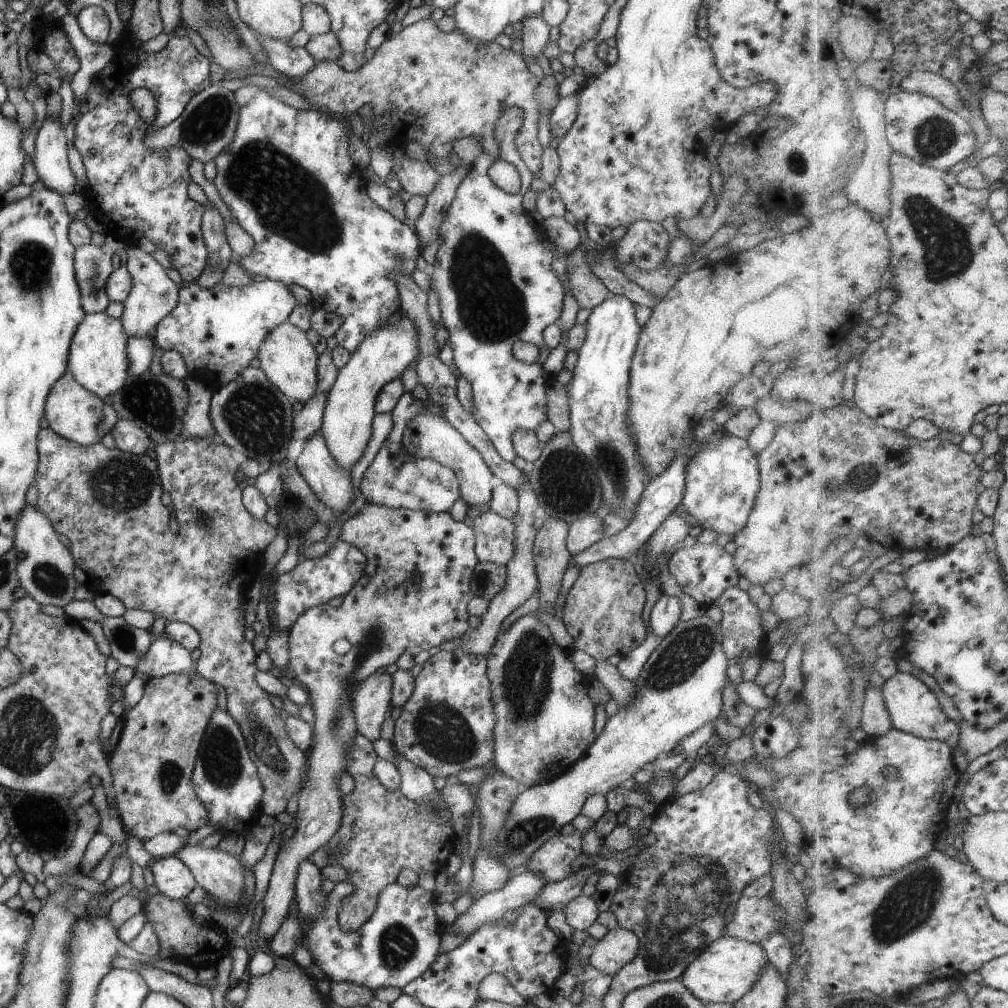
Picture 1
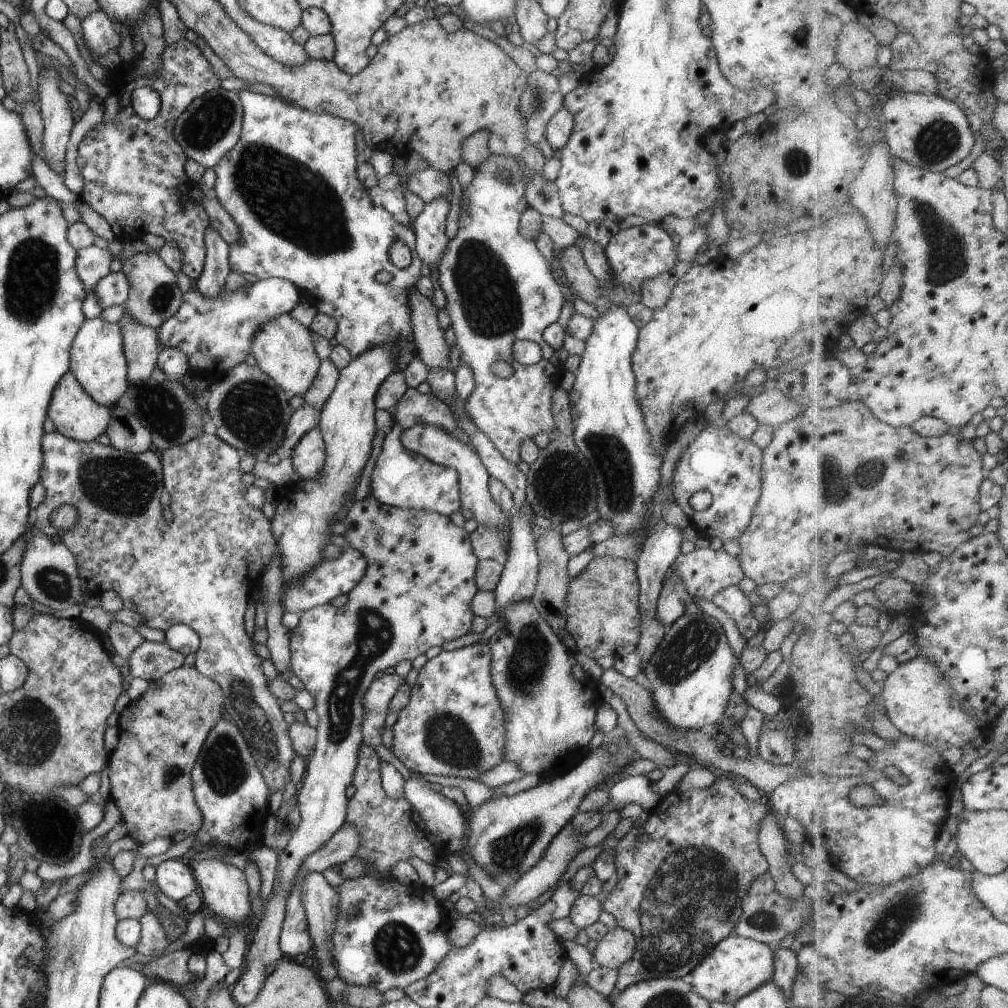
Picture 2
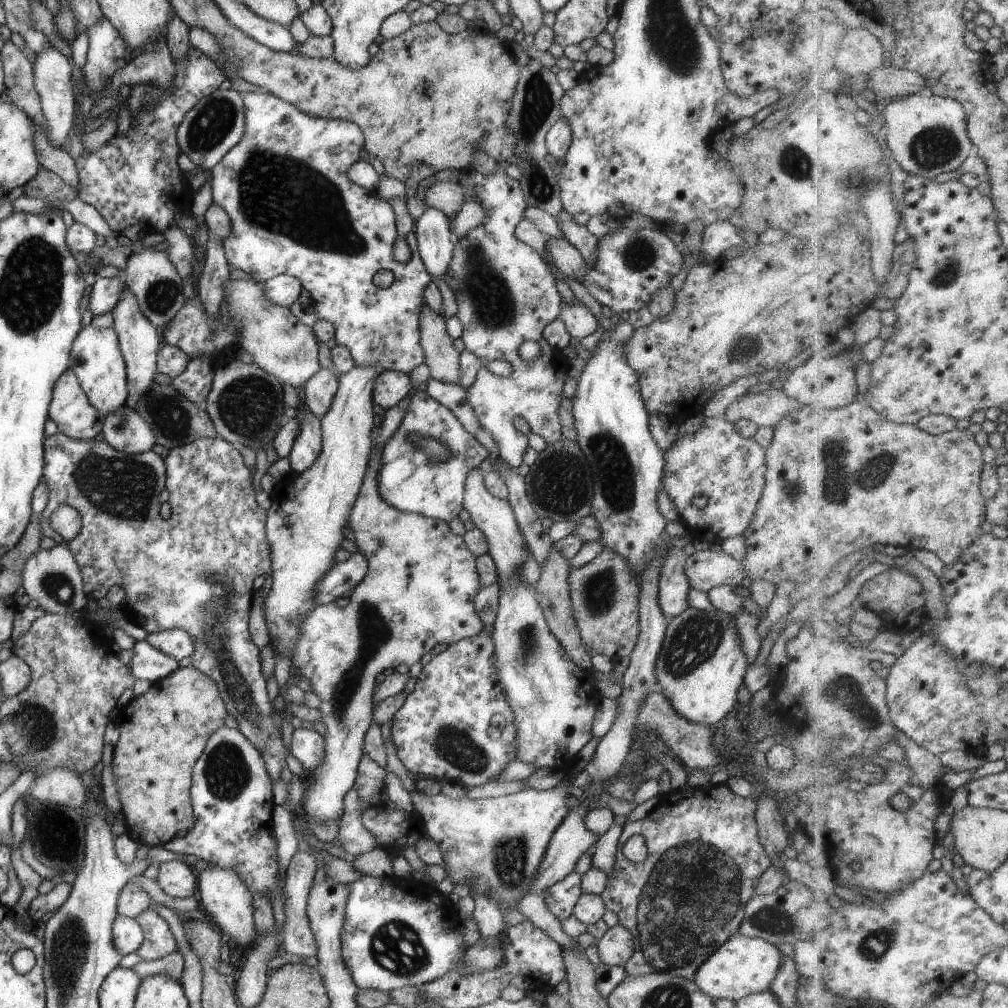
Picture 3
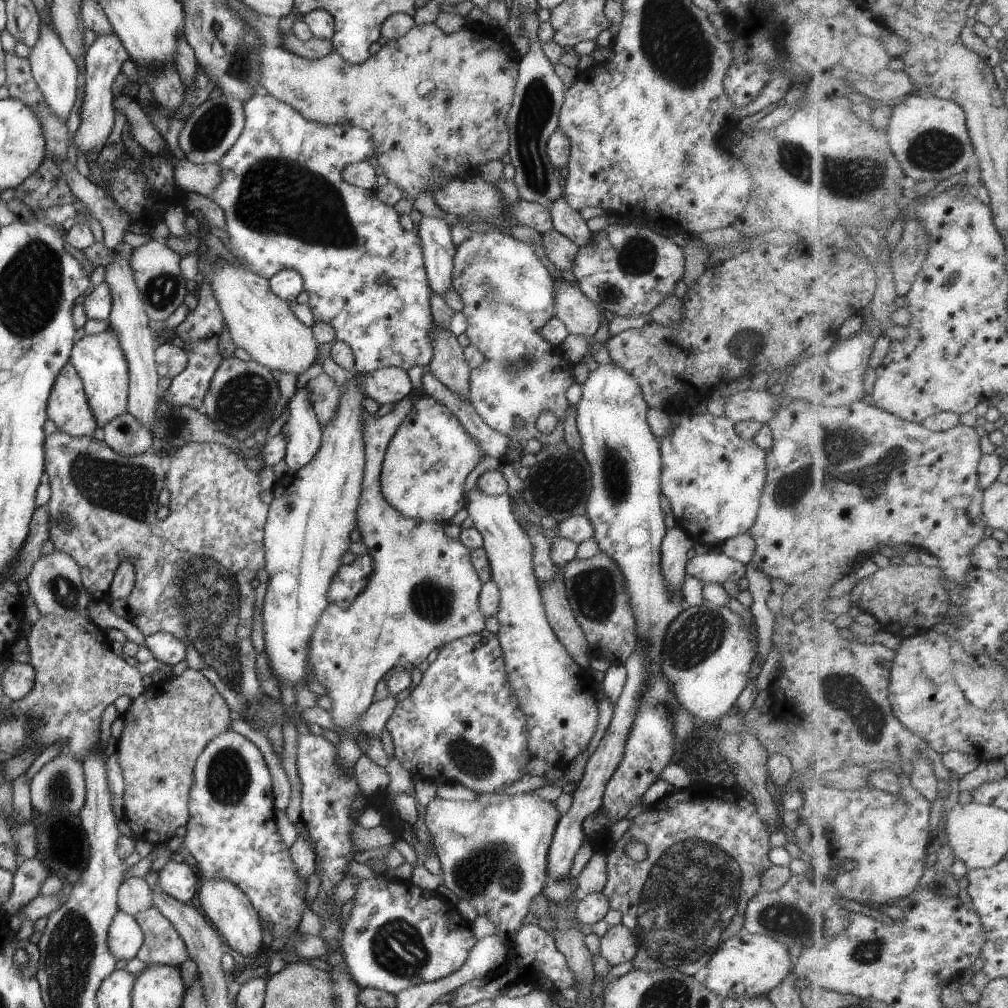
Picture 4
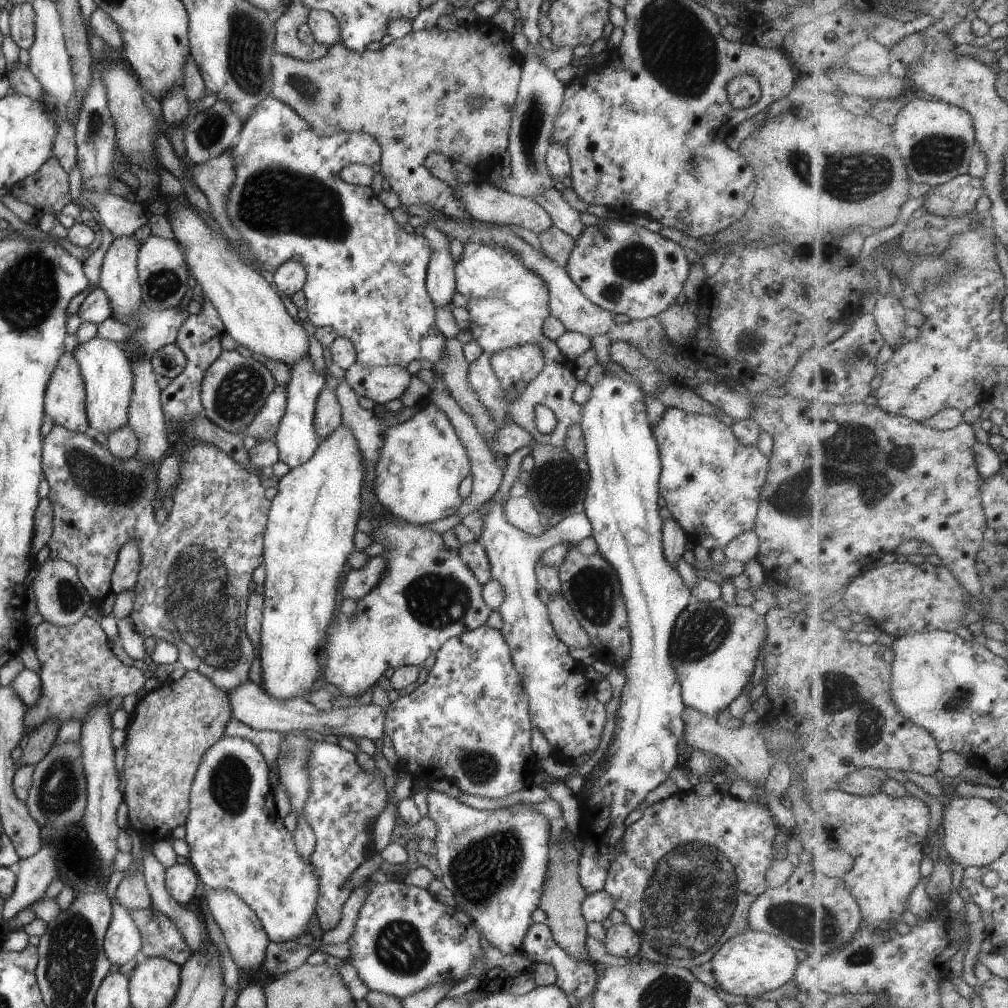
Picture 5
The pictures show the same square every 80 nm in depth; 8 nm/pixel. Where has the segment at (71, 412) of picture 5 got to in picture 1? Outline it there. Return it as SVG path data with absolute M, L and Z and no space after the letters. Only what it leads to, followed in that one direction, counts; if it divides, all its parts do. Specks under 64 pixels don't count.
M69 372L64 373L51 386L43 404L43 417L49 424L48 429L79 446L91 446L99 442L105 434L111 432L113 424L118 420L107 400L98 398L82 388Z

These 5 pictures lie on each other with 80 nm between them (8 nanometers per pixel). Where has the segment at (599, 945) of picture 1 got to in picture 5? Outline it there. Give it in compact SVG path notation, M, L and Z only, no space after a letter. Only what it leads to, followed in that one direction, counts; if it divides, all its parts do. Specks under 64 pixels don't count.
M627 923L609 925L602 943L605 950L613 956L637 960L640 936Z

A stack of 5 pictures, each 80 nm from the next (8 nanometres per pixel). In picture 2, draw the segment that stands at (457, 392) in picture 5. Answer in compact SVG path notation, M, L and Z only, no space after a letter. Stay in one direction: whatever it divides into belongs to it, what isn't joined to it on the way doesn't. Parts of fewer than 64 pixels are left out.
M411 286L407 290L415 356L428 368L448 368L449 352L440 329L436 310L429 299Z

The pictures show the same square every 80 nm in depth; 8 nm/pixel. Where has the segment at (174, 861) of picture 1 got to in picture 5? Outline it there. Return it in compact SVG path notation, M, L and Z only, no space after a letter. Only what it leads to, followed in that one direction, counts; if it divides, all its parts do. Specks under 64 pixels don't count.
M174 863L165 869L164 885L168 895L182 905L196 899L200 883L189 863Z

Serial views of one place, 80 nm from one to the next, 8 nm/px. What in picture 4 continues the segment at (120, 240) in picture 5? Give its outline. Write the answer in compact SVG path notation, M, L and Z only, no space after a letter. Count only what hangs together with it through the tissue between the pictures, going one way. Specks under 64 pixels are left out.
M119 242L113 248L111 262L105 266L105 284L111 288L111 310L108 317L108 324L116 332L119 348L123 352L128 370L128 396L126 399L126 413L131 414L139 424L143 424L151 431L151 424L155 418L157 398L162 390L157 388L158 375L156 372L155 350L158 345L155 332L148 327L147 314L143 311L142 300L139 290L135 288L135 280L129 268L129 254L131 246L125 242Z

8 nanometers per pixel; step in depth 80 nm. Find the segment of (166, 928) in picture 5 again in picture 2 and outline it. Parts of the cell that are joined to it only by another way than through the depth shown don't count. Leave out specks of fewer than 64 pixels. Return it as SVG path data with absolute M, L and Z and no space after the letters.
M147 911L138 920L141 926L140 936L134 950L143 956L151 956L151 958L161 956L169 943L165 940L160 920L157 920L155 914Z

